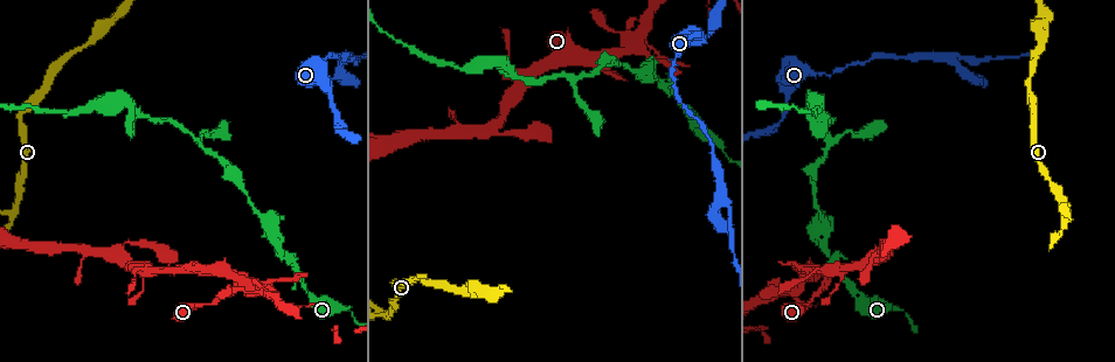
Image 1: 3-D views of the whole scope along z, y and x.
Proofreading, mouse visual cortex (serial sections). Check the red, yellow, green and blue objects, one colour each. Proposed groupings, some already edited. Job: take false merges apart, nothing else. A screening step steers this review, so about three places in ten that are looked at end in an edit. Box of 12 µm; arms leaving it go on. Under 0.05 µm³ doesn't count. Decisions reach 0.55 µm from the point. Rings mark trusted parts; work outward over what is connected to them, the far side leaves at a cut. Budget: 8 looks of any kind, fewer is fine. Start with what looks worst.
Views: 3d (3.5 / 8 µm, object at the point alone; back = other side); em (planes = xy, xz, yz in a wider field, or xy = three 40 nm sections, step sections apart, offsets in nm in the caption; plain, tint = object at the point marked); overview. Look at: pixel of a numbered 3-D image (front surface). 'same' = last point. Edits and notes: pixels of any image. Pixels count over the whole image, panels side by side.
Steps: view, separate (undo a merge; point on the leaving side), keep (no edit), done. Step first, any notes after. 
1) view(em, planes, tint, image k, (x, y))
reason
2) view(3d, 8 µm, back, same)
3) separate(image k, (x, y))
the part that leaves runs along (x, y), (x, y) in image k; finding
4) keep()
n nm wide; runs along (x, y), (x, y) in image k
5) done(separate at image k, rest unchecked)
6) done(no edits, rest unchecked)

view(3d, 3.5 µm, image 1, (616, 75))

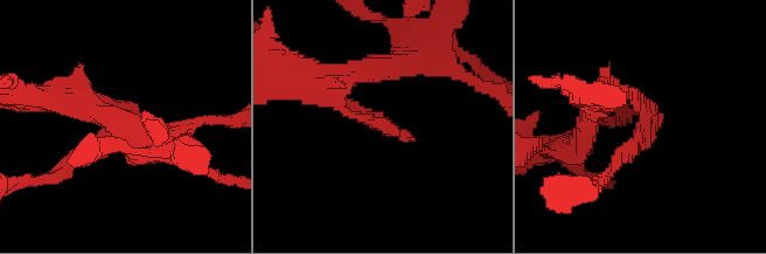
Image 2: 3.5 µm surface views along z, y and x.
view(em, xy, step 2, tint, image 2, (646, 127))
arms of 150, 200 nm

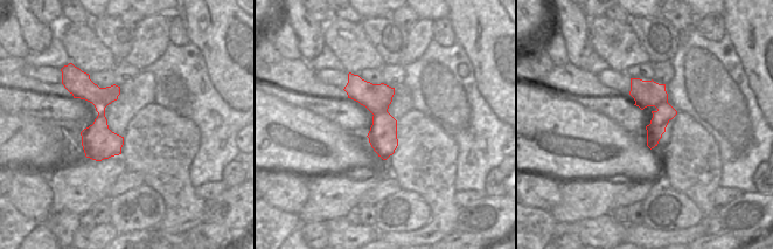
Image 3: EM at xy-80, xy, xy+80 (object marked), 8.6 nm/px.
keep()
runs along (350, 76), (378, 105), (384, 156) in image 3; one cell here

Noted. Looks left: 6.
view(3d, 3.5 µm, image 1, (13, 210))

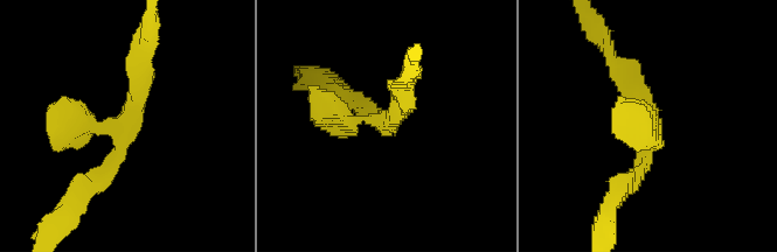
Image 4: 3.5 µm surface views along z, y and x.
view(em, xy, step 3, tint, image 4, (387, 123))
3 arms; arms of 200, 250, 250 nm

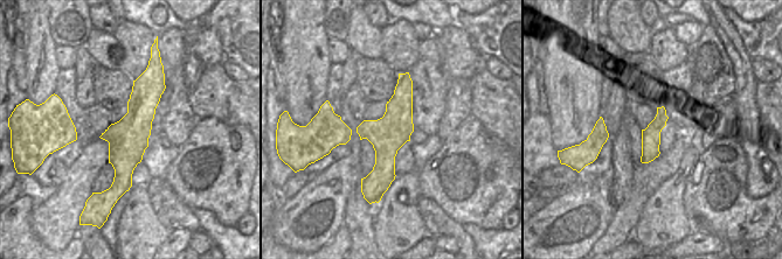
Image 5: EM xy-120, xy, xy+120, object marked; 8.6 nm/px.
keep()
continuous, no second cell

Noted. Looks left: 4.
view(3d, 3.5 µm, image 1, (576, 79))
three-way junction

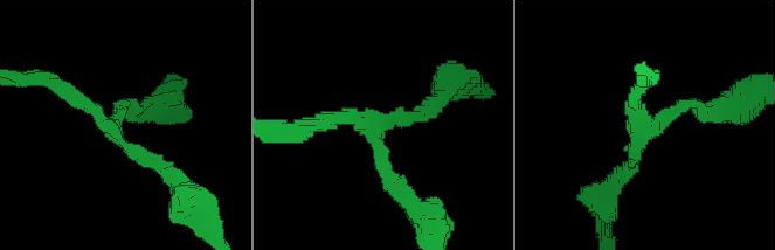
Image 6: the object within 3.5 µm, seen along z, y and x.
view(em, xy, step 5, tint, image 6, (377, 131))
shape alone is not enough

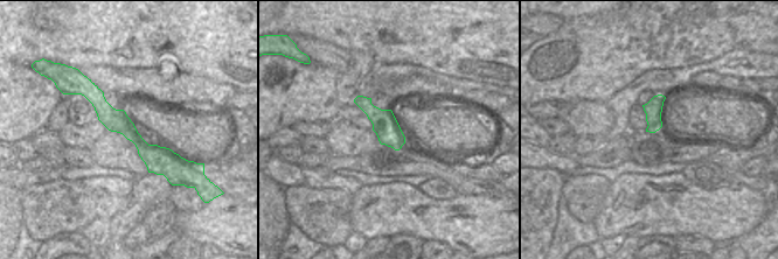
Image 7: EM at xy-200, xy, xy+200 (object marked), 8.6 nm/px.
keep()
runs along (172, 175), (56, 85) in image 6; continuous, no second cell

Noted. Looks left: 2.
done(no edits, rest unchecked)

